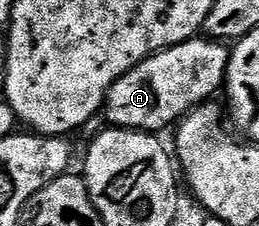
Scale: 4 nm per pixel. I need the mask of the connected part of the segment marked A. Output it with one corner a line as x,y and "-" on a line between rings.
196,36
151,54
112,84
105,103
105,115
111,121
108,123
121,130
141,130
145,134
170,131
186,114
212,101
215,93
224,89
230,59
231,50
224,43
206,36

